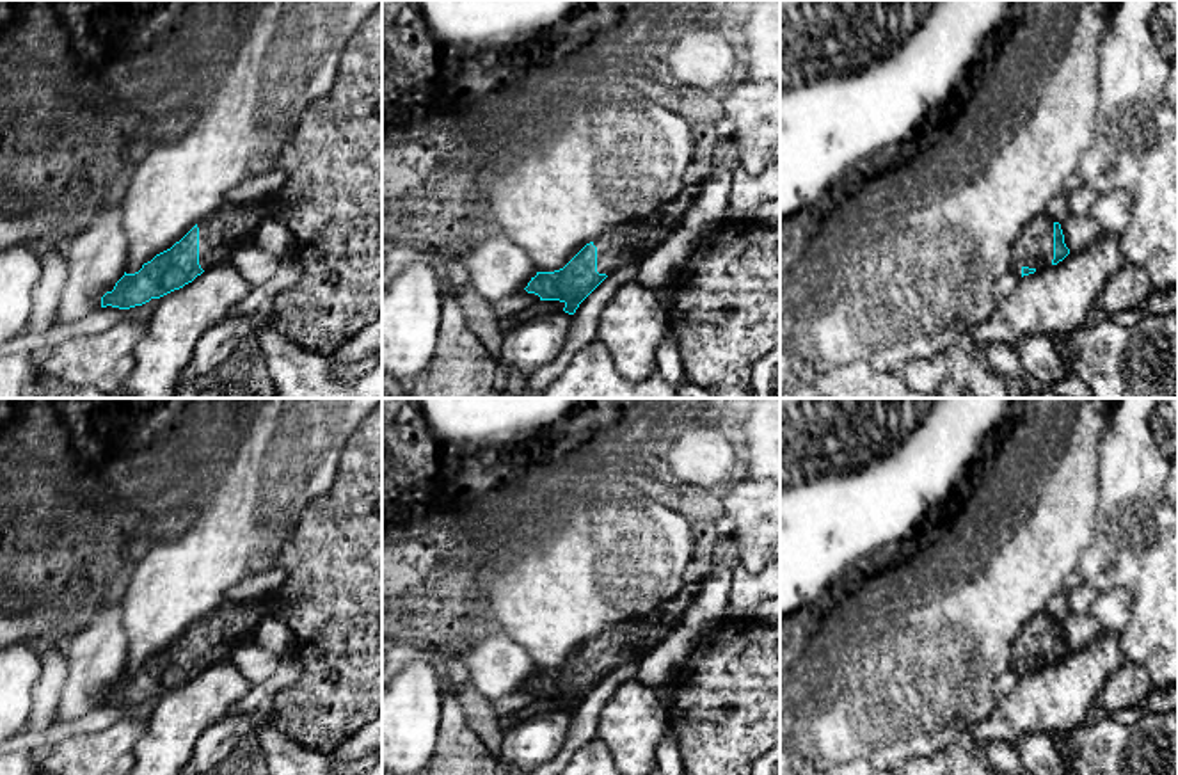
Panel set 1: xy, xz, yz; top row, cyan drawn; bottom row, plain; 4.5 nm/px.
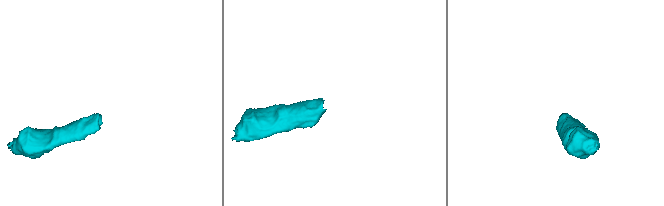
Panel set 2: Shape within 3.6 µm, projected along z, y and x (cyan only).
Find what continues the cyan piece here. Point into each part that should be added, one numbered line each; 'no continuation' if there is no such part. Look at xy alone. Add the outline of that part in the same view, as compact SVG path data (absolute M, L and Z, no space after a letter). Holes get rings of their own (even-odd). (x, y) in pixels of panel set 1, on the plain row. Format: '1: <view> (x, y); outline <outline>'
1: xy (231, 624); outline M270 595L252 601L224 601L199 626L199 663L206 670L231 661L236 647L252 643L263 617L277 615L277 601Z

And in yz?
1: yz (1033, 646); outline M1041 611L1025 622L1015 642L1013 642L1013 656L1011 668L1022 675L1022 667L1047 667L1052 665L1054 658L1054 619Z

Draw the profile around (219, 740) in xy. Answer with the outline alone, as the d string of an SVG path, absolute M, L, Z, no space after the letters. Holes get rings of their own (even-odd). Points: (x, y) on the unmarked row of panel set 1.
M274 706L217 720L199 736L183 775L215 775L242 738L252 738L272 722Z

